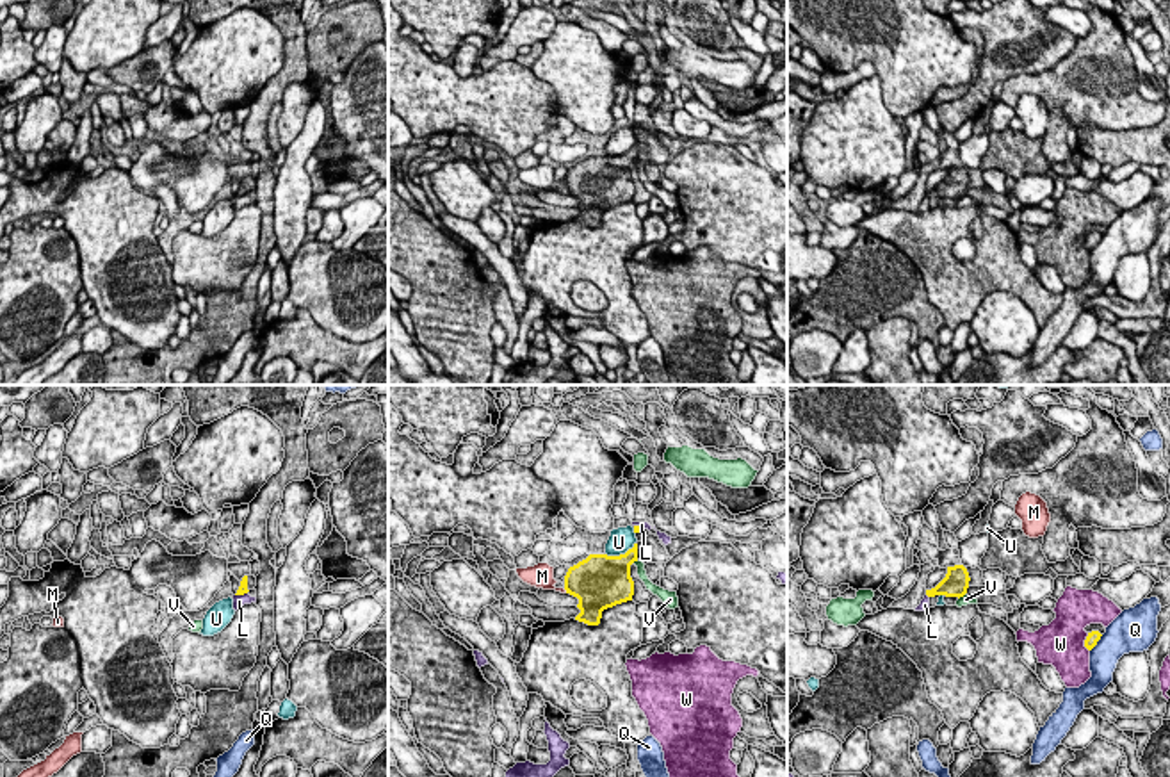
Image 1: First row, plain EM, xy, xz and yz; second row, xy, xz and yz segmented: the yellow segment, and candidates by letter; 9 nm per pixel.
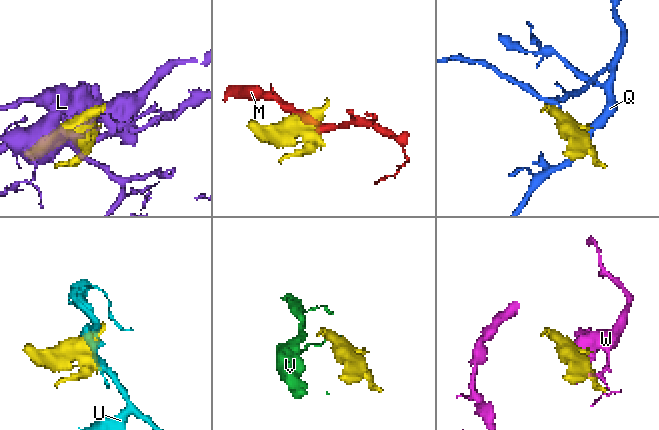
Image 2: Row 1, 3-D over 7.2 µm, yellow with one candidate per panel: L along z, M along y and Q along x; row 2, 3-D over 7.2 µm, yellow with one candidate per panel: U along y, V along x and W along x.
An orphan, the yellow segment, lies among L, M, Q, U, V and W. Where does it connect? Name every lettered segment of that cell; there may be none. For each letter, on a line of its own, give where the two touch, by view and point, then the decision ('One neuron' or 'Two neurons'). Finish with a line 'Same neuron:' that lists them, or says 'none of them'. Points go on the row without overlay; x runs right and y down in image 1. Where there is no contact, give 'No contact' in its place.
L: Touches yellow at xy (241, 195). Two neurons
M: Touches yellow at xz (565, 189). Two neurons
Q: Touches yellow at yz (1096, 245). Two neurons
U: Touches yellow at xz (620, 155). Two neurons
V: Touches yellow at xz (634, 161). Two neurons
W: Touches yellow at yz (1085, 243). Two neurons
Same neuron: none of them

